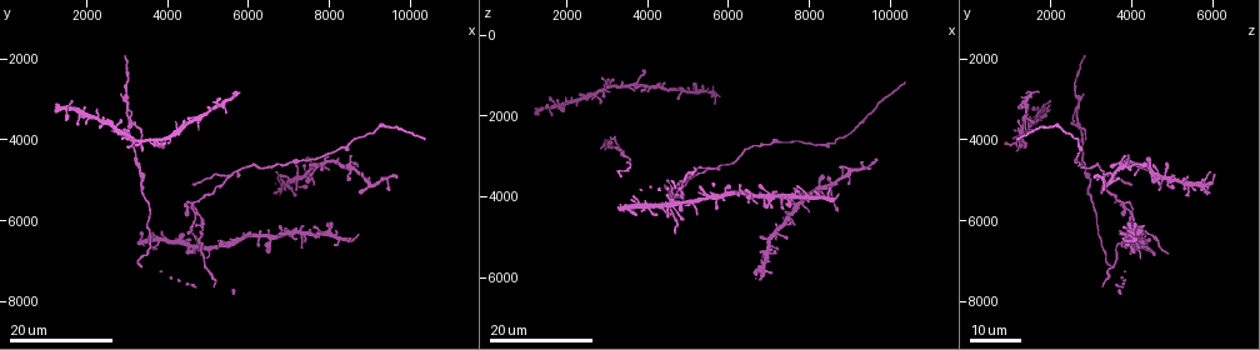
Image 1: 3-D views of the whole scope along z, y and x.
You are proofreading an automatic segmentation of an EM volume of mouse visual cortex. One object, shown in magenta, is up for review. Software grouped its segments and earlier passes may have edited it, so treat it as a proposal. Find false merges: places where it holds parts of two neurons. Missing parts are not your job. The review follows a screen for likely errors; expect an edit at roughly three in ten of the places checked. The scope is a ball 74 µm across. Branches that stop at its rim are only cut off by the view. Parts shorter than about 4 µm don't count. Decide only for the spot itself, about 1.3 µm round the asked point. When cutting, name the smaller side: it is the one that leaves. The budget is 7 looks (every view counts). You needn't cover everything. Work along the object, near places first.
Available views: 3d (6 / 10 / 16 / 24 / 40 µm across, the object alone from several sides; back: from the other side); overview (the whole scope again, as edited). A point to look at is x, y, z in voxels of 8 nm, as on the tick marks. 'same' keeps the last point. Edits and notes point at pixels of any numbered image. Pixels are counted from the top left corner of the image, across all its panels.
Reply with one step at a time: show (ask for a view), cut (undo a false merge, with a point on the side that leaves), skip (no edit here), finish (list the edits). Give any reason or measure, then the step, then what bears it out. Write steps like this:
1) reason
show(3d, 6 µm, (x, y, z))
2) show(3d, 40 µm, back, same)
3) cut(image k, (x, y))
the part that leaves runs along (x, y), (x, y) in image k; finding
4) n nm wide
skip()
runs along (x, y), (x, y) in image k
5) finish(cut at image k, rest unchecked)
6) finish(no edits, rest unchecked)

three-way junction
show(3d, 24 µm, (3050, 3300, 2550))

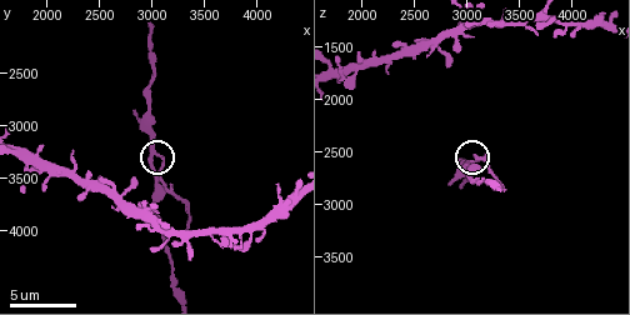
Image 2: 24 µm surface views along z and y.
show(3d, 6 µm, (3080, 3260, 2600))

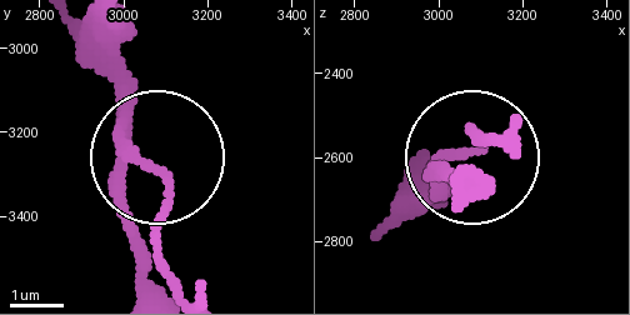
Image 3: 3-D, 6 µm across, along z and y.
other side
show(3d, 6 µm, back, (3060, 3285, 2585))

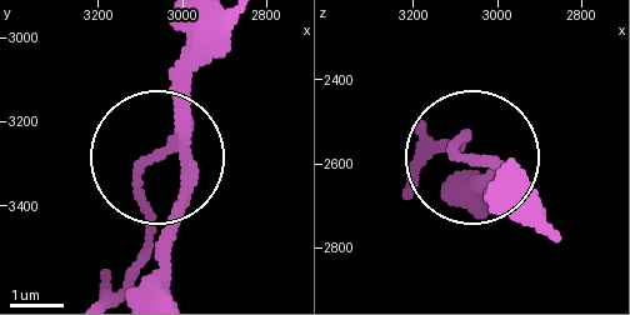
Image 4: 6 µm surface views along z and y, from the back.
cut(image 4, (141, 184))
two neurons meet here

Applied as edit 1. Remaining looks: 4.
four or more arms meet
show(3d, 24 µm, (4750, 5900, 3950))

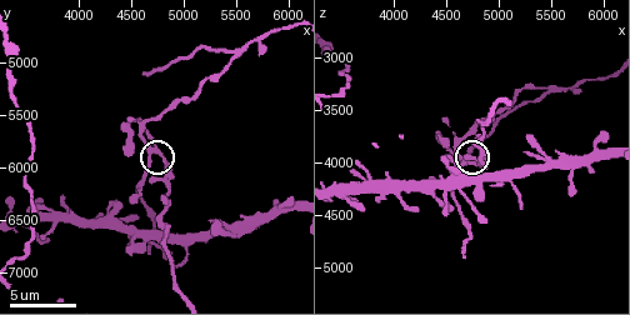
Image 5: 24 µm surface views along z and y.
show(3d, 10 µm, (4760, 5840, 4020))

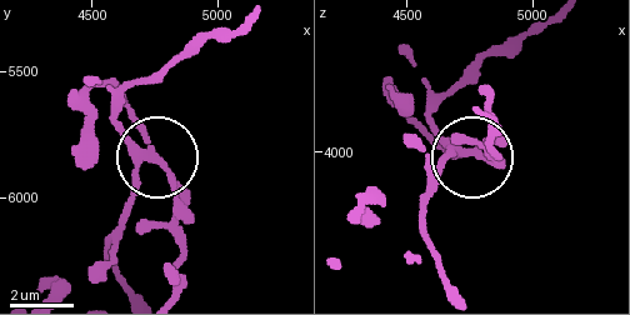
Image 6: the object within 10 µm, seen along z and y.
5 arms
cut(image 6, (178, 186))
the part that leaves runs along (145, 156), (159, 164), (175, 196), (175, 293) in image 6; two neurons meet here

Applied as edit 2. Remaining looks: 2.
show(overview)

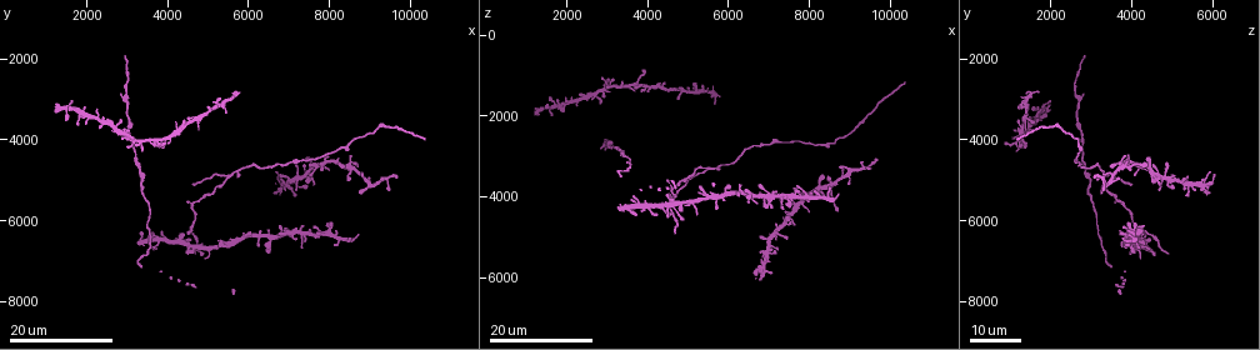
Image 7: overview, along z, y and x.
branch point
show(3d, 10 µm, (5480, 4900, 3360))

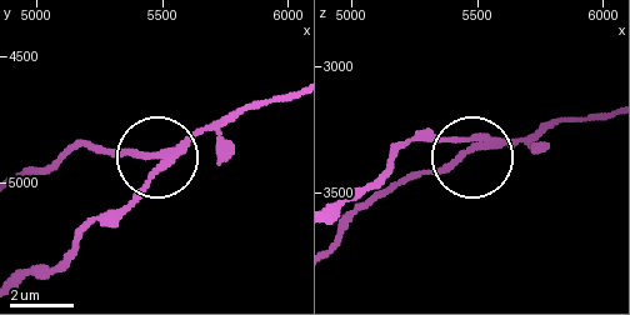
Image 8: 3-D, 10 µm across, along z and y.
200 nm wide
cut(image 8, (214, 125))
the part that leaves runs along (174, 151), (244, 114), (293, 100) in image 8; two neurons meet here

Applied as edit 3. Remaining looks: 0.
finish(cut at image 4, cut at image 6, cut at image 8, rest unchecked)

